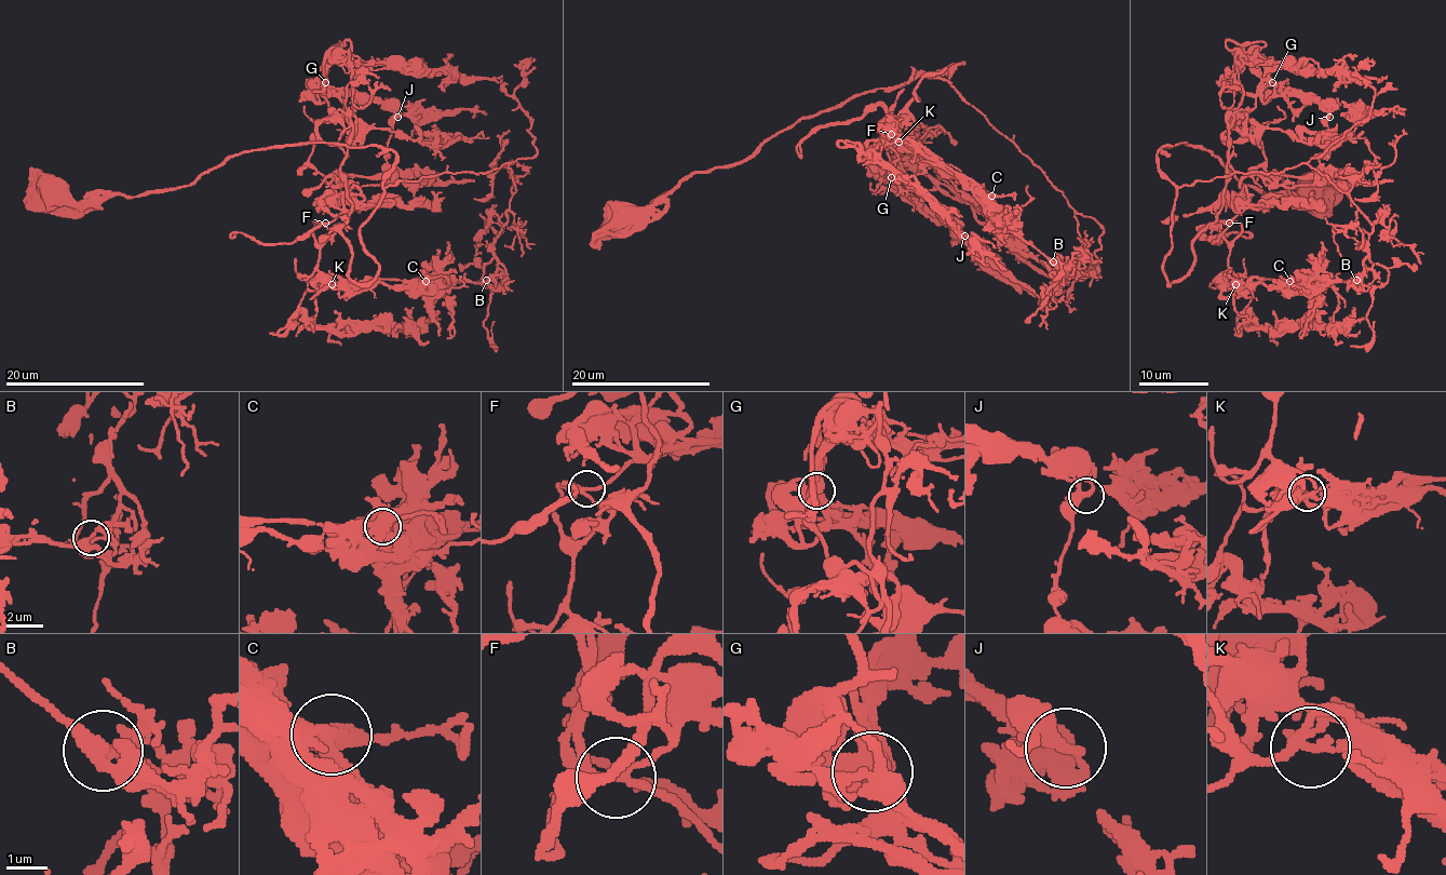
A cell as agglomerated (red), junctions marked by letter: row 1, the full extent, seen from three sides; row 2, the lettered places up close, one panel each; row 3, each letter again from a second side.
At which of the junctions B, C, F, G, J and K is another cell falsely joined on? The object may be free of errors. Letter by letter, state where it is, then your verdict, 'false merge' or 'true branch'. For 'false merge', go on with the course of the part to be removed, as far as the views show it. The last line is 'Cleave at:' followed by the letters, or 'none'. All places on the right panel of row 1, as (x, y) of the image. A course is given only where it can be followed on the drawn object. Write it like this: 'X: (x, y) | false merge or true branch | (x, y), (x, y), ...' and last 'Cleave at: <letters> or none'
B: (1356, 280) | true branch
C: (1289, 281) | false merge | (1289, 280), (1296, 282), (1300, 277), (1323, 271), (1338, 299), (1333, 322)
F: (1229, 223) | true branch
G: (1272, 82) | true branch
J: (1329, 117) | true branch
K: (1235, 284) | true branch
Cleave at: C

